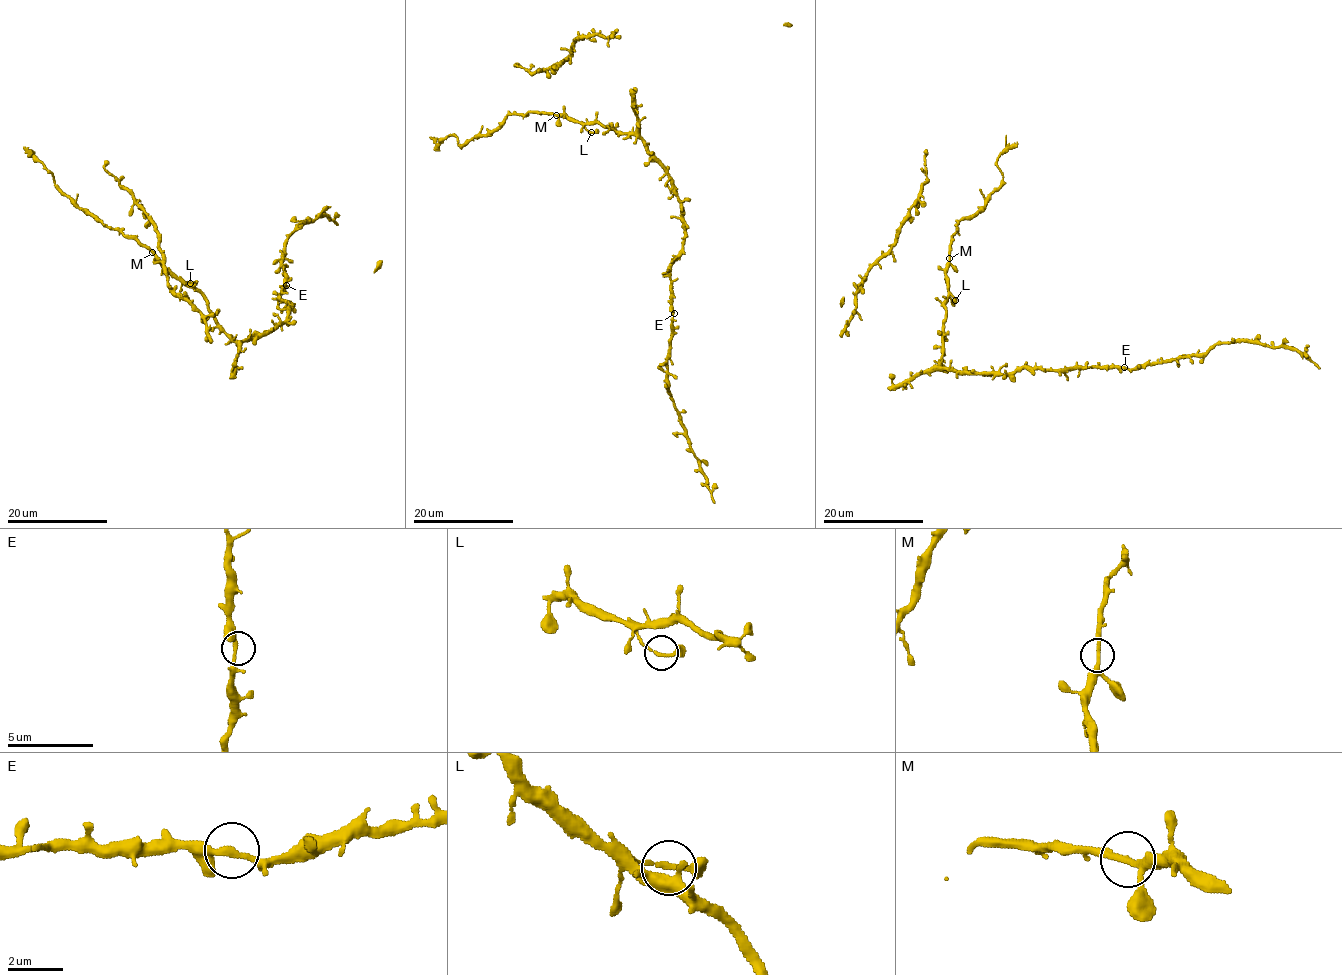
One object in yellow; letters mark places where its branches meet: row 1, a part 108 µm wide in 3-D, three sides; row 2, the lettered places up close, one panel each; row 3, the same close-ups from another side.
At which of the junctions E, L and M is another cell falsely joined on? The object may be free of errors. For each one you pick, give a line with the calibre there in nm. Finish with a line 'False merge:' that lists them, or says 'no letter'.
False merge: no letter

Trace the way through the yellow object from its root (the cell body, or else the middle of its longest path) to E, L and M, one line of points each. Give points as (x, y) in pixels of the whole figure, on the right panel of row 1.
E: (941, 366), (967, 373), (1005, 375), (1024, 368), (1124, 367)
L: (941, 366), (945, 304), (951, 294), (955, 300)
M: (941, 366), (949, 259)

